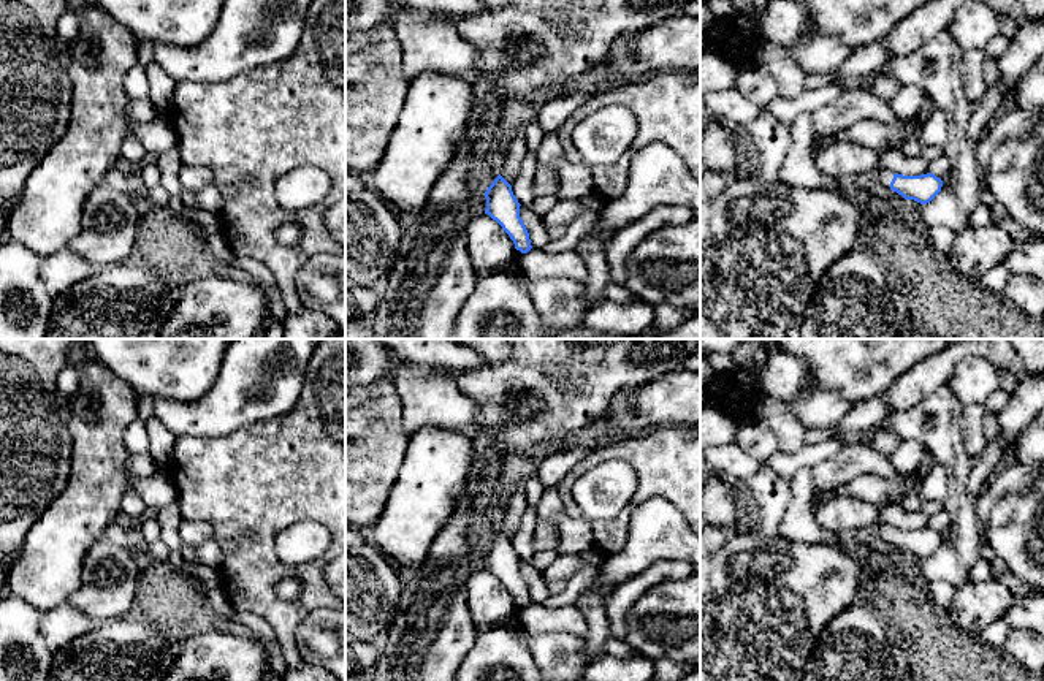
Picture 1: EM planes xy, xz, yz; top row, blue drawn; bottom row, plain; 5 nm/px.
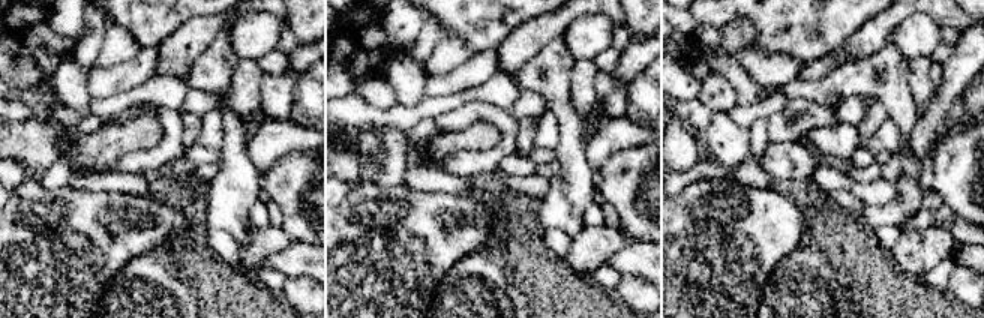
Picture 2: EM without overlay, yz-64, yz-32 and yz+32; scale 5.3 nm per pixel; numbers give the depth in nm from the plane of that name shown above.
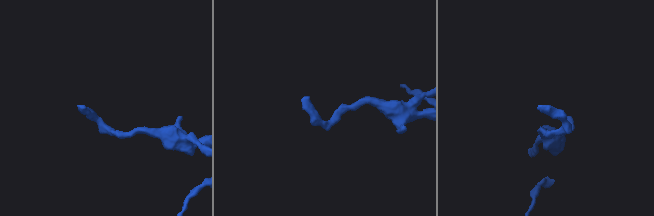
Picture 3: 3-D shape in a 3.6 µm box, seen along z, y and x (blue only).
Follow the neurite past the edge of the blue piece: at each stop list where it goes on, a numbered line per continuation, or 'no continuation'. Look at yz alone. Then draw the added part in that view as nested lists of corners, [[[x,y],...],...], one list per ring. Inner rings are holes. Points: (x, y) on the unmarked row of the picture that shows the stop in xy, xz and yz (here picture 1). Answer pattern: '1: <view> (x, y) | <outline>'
1: yz (878, 529) | [[[874,521],[868,524],[863,531],[868,532],[871,537],[881,538],[882,542],[890,543],[890,537],[893,534],[893,526],[886,524],[882,521]]]

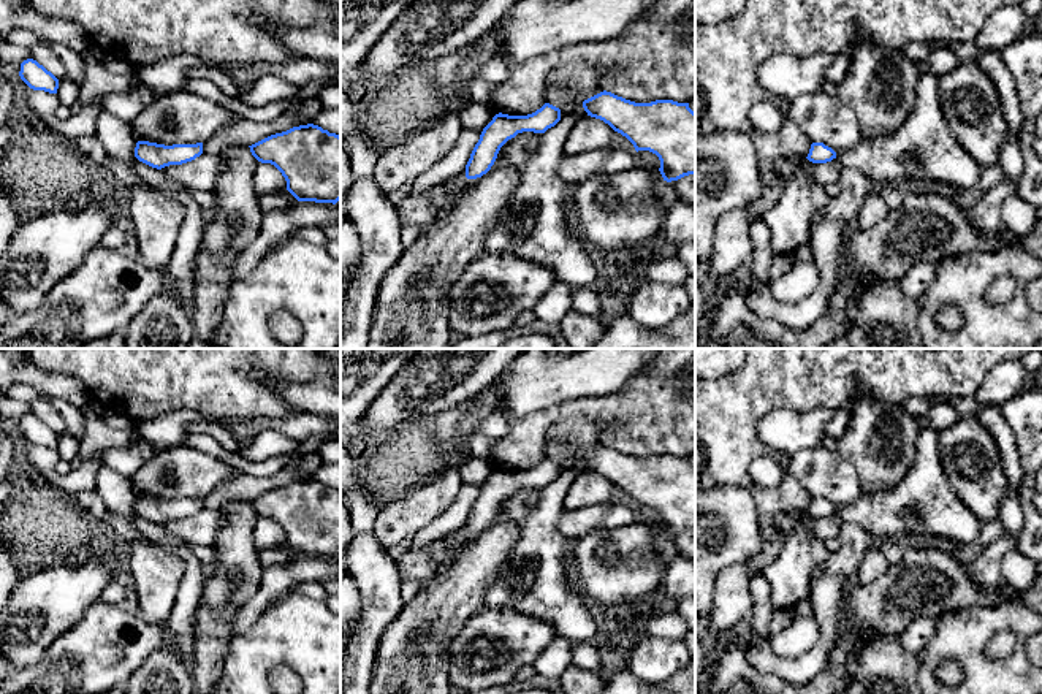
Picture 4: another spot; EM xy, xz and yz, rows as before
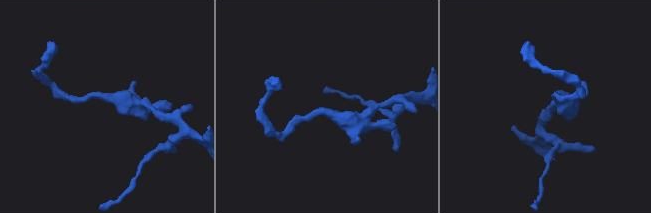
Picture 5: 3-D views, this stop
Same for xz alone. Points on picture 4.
1: xz (667, 549) | [[[667,536],[659,539],[656,547],[657,547],[657,553],[667,564],[671,562],[679,555],[676,543]]]

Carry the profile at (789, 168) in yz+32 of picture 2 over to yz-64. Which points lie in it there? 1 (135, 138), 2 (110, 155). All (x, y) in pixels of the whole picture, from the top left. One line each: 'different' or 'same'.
1: different
2: different

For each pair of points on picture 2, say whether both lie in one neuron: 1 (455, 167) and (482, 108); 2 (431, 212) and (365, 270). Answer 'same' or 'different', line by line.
1: same
2: same

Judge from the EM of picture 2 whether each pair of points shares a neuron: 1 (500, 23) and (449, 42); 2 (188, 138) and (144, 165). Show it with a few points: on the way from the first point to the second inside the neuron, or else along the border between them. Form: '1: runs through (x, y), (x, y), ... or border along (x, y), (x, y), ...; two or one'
1: border along (444, 32), (458, 36), (473, 53); two
2: border along (182, 116), (182, 144), (185, 147); two

